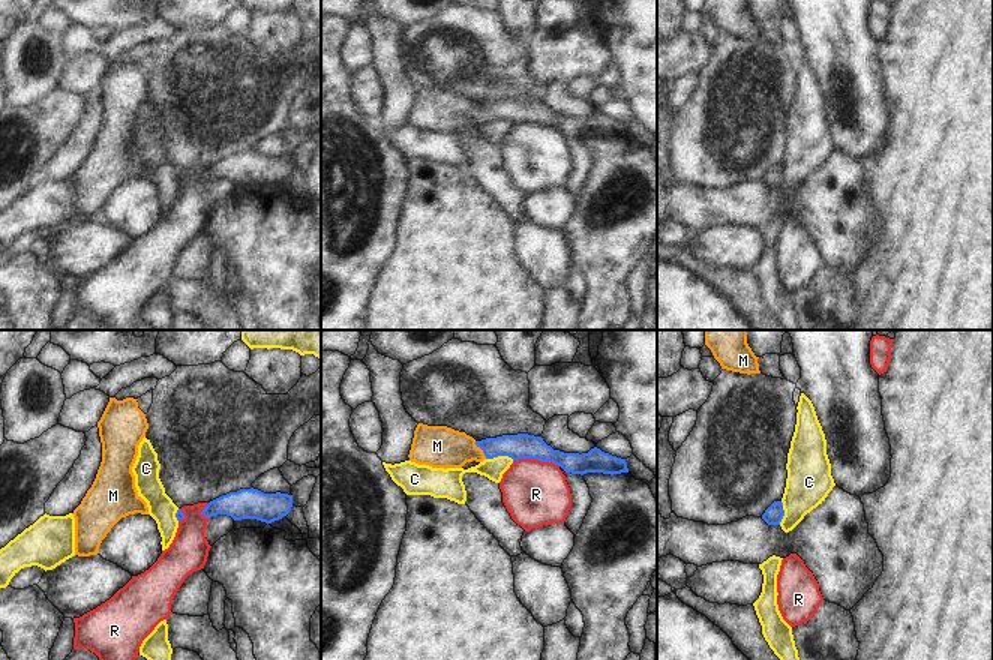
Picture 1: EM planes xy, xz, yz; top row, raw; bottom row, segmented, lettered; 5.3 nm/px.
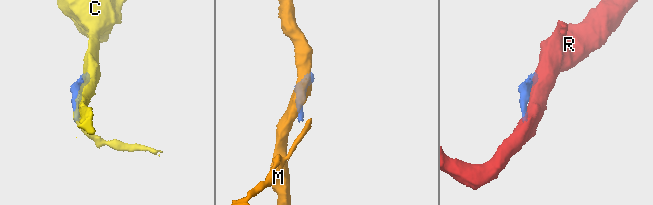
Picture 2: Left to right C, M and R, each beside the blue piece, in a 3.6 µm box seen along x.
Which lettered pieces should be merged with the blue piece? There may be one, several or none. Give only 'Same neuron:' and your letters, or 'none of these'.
Same neuron: M.

